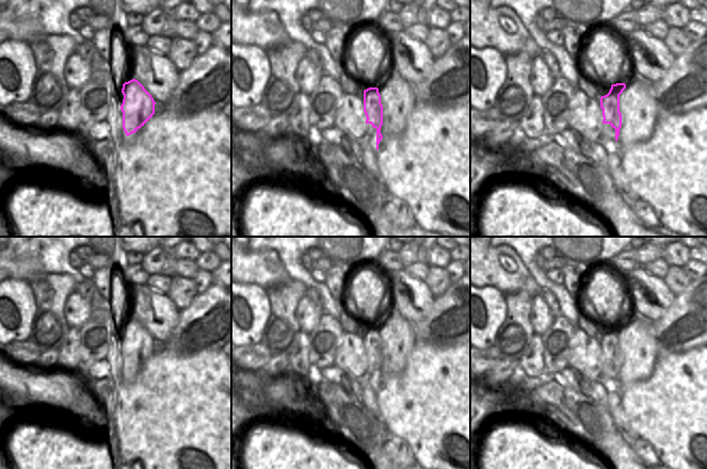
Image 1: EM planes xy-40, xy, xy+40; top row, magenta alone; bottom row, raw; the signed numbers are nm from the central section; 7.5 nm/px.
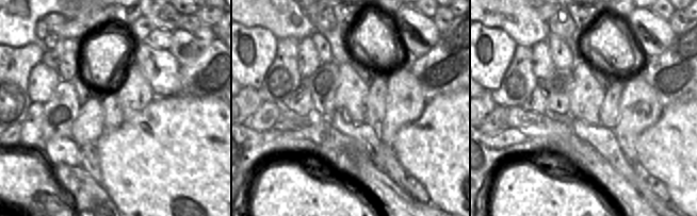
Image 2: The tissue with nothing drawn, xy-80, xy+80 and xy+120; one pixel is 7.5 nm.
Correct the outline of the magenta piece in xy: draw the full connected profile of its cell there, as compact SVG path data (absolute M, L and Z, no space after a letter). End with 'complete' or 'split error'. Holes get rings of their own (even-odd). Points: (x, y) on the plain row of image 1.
M377 326L364 329L364 351L366 362L376 368L376 389L382 377L397 375L404 370L411 353L411 350L401 350L396 342L389 342L387 331Z | split error

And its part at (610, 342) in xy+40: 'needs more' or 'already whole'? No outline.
needs more

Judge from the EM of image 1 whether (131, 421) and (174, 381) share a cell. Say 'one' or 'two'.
one

